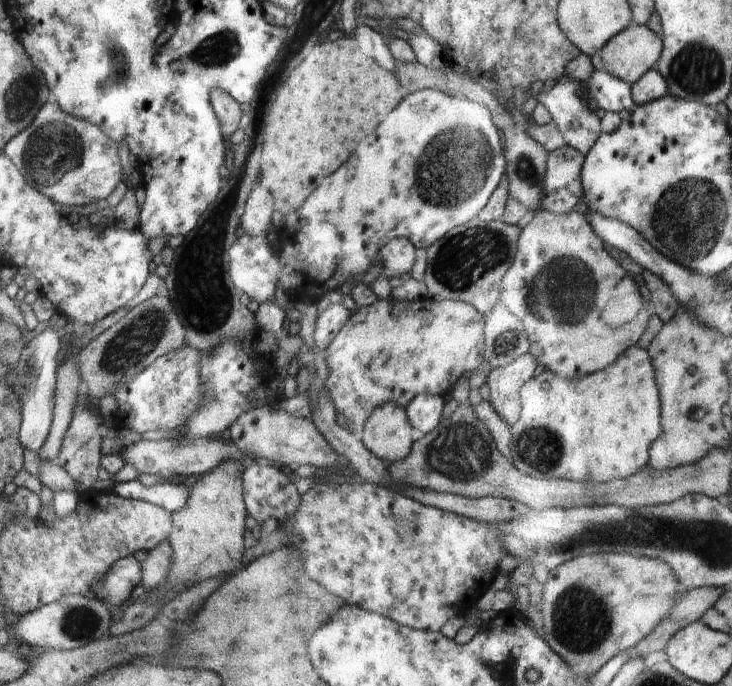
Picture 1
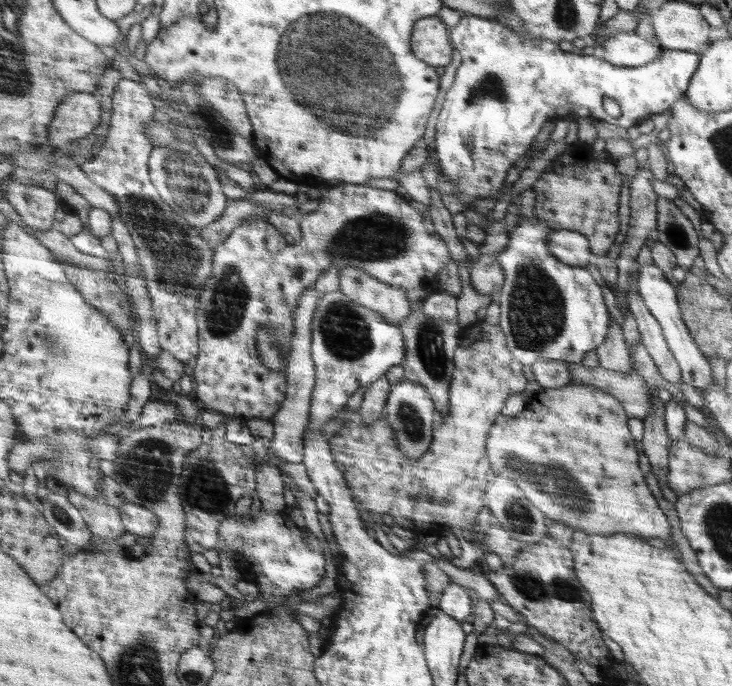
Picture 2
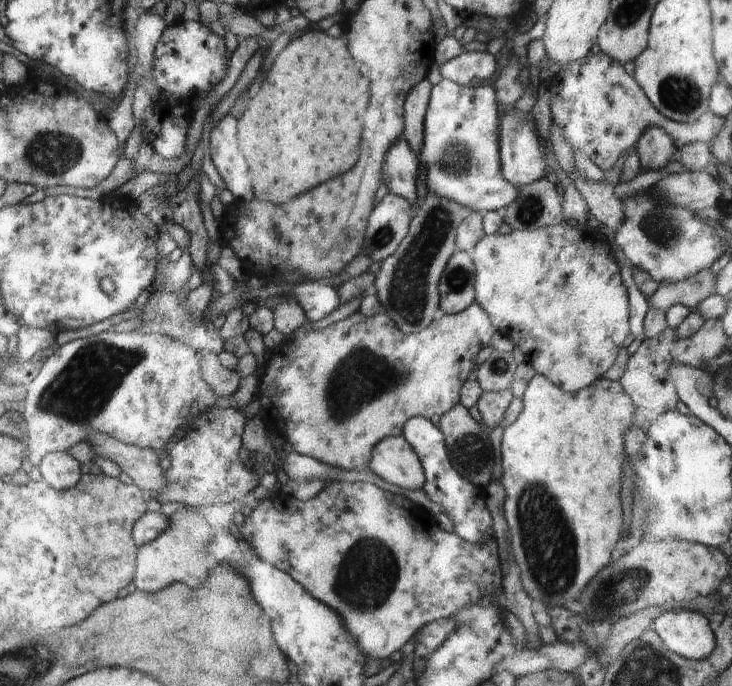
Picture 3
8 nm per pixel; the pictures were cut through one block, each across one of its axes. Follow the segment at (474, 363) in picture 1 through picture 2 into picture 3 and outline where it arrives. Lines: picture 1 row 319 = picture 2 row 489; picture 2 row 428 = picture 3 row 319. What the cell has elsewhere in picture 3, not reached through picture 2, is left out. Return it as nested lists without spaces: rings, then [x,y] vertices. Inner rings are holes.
[[[476,302],[464,311],[439,313],[436,318],[423,331],[408,335],[388,313],[368,317],[356,311],[319,331],[310,330],[295,340],[282,340],[268,350],[259,374],[260,382],[253,394],[253,399],[260,402],[258,418],[279,442],[290,442],[296,453],[342,470],[368,468],[371,452],[379,440],[402,435],[408,419],[430,419],[434,414],[442,417],[458,404],[460,389],[474,368],[478,352],[489,346],[494,336],[491,317]]]

